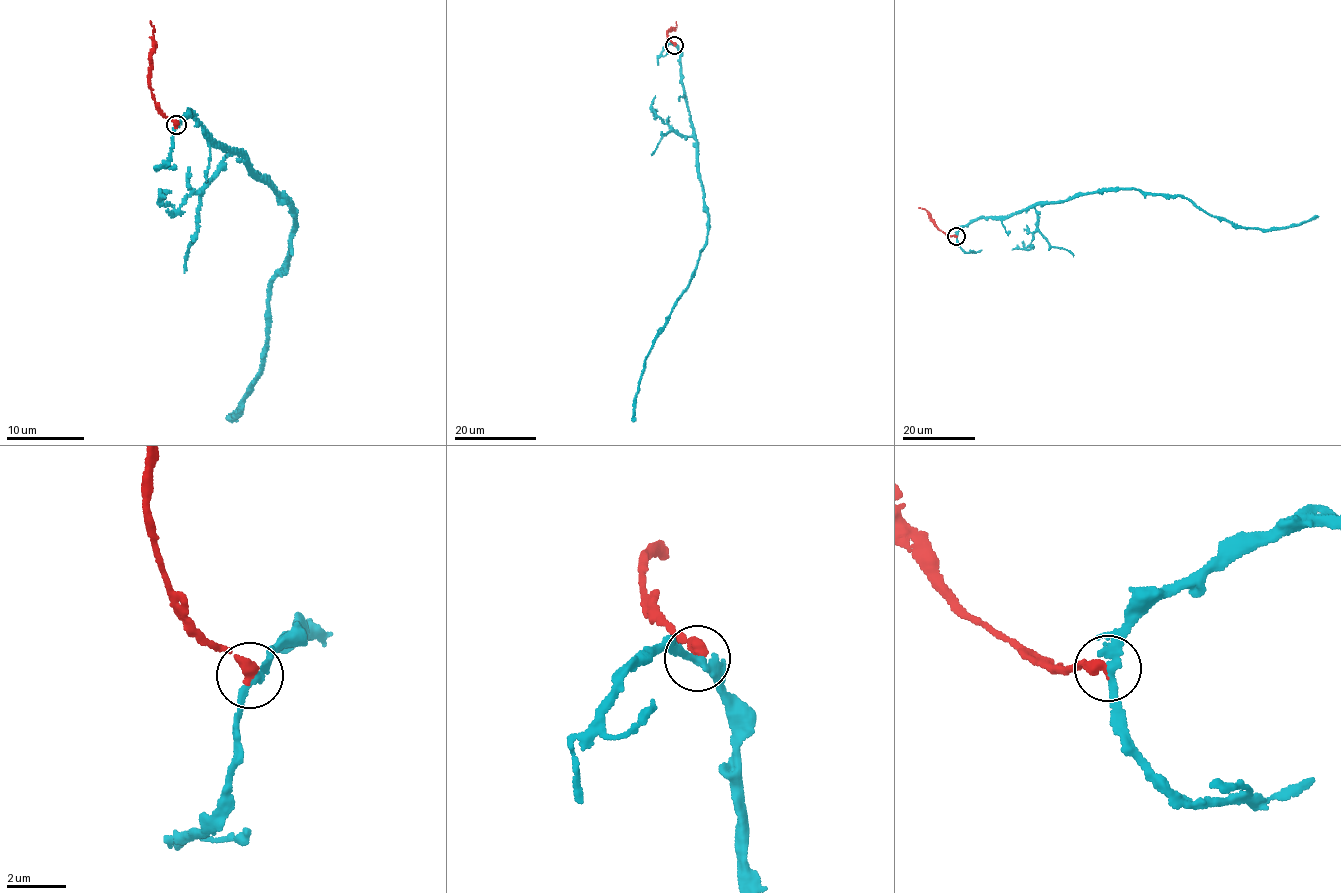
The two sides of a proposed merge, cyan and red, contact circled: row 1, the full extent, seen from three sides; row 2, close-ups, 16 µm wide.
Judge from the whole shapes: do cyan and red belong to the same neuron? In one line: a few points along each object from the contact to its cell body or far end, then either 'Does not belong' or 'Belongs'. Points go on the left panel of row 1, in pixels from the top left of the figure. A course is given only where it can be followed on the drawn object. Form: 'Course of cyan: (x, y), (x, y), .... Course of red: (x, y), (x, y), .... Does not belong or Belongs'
Course of cyan: (176, 124), (191, 114), (296, 219), (289, 263), (271, 290), (266, 354), (239, 417), (230, 418). Course of red: (176, 124), (159, 107), (151, 92), (154, 31), (150, 21). Belongs

